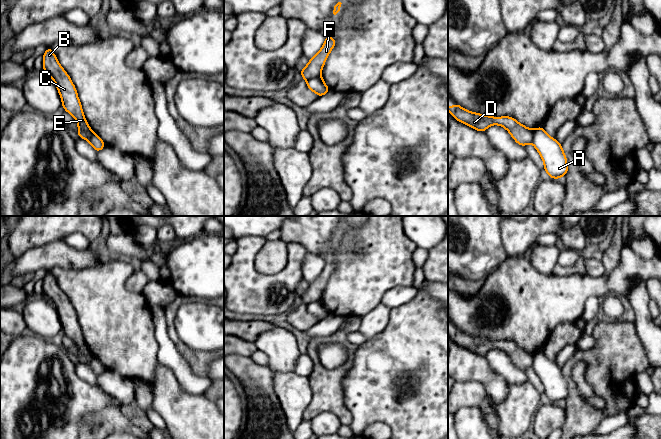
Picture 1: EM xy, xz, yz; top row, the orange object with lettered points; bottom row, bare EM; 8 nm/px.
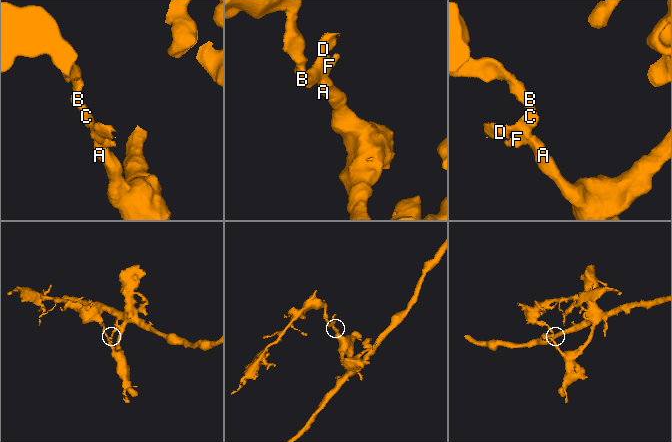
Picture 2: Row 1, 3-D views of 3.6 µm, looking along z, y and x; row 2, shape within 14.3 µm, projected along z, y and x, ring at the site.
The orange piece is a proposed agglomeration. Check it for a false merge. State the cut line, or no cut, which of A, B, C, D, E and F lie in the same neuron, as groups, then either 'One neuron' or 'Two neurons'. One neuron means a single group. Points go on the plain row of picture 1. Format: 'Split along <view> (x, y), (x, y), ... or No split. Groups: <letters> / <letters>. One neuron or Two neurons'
Split along xz (320, 298), (306, 304). Groups: A / B C D E F. Two neurons

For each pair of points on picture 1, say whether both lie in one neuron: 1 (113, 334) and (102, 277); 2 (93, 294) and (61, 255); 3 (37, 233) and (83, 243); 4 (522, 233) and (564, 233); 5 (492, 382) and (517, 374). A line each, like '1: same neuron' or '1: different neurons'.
1: same neuron
2: different neurons
3: different neurons
4: same neuron
5: different neurons

